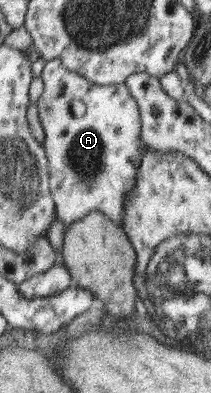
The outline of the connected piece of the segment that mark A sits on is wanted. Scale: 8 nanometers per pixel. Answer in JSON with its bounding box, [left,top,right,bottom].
[36,58,144,228]

